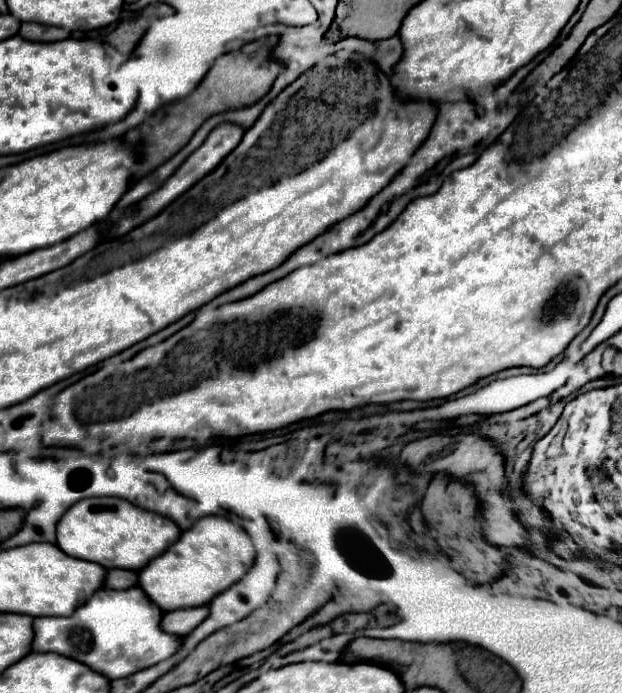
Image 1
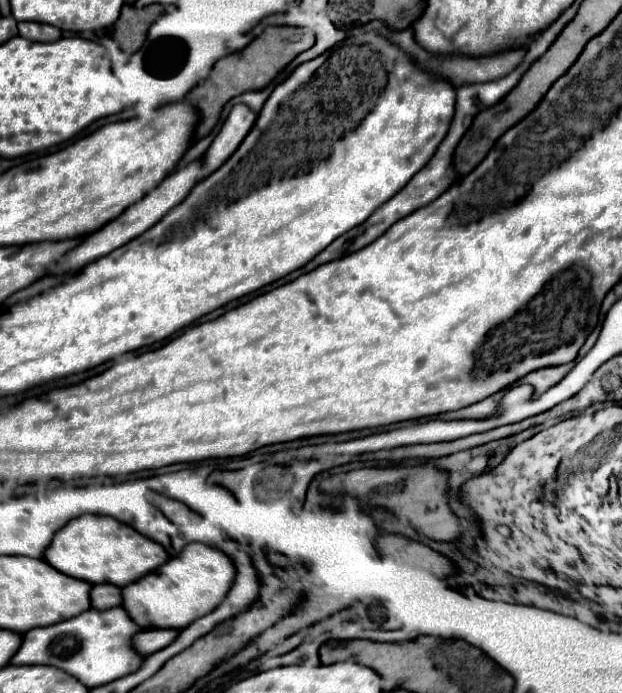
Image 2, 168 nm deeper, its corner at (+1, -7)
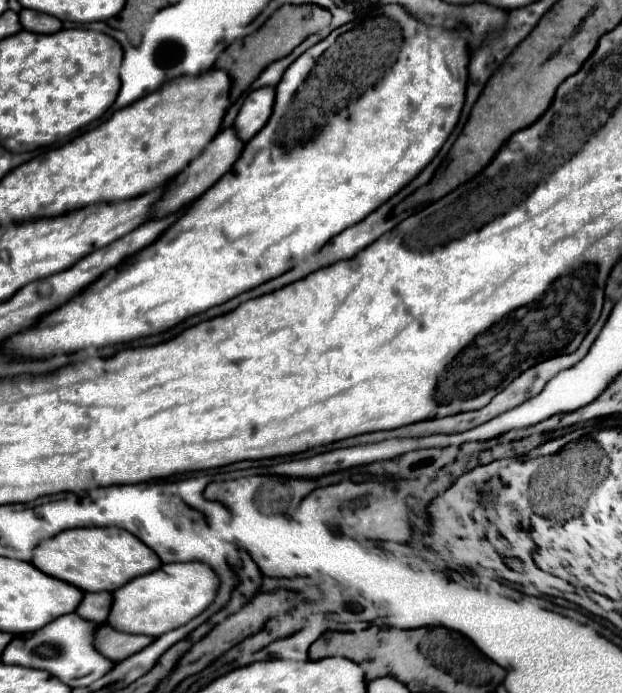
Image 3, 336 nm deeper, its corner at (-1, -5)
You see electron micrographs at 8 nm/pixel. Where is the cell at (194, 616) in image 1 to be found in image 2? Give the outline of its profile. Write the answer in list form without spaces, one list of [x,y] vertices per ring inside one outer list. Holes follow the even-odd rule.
[[[142,629],[132,637],[132,647],[138,655],[152,655],[176,639],[176,629]]]

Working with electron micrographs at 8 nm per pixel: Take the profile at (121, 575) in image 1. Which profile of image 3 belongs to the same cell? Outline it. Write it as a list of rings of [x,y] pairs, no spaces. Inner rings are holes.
[[[100,591],[100,593],[86,593],[82,599],[82,605],[78,605],[78,615],[82,619],[94,621],[94,623],[106,623],[108,613],[112,607],[112,593]]]

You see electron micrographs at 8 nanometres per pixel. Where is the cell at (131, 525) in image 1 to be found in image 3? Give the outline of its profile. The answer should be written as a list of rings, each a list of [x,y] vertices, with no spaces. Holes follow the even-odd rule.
[[[114,525],[110,527],[76,527],[66,529],[58,533],[56,537],[50,537],[42,541],[34,549],[32,565],[38,567],[42,573],[60,577],[82,591],[116,591],[122,585],[126,585],[130,579],[152,573],[154,569],[162,567],[160,557],[138,537],[132,533],[126,533],[124,529],[118,529]]]

